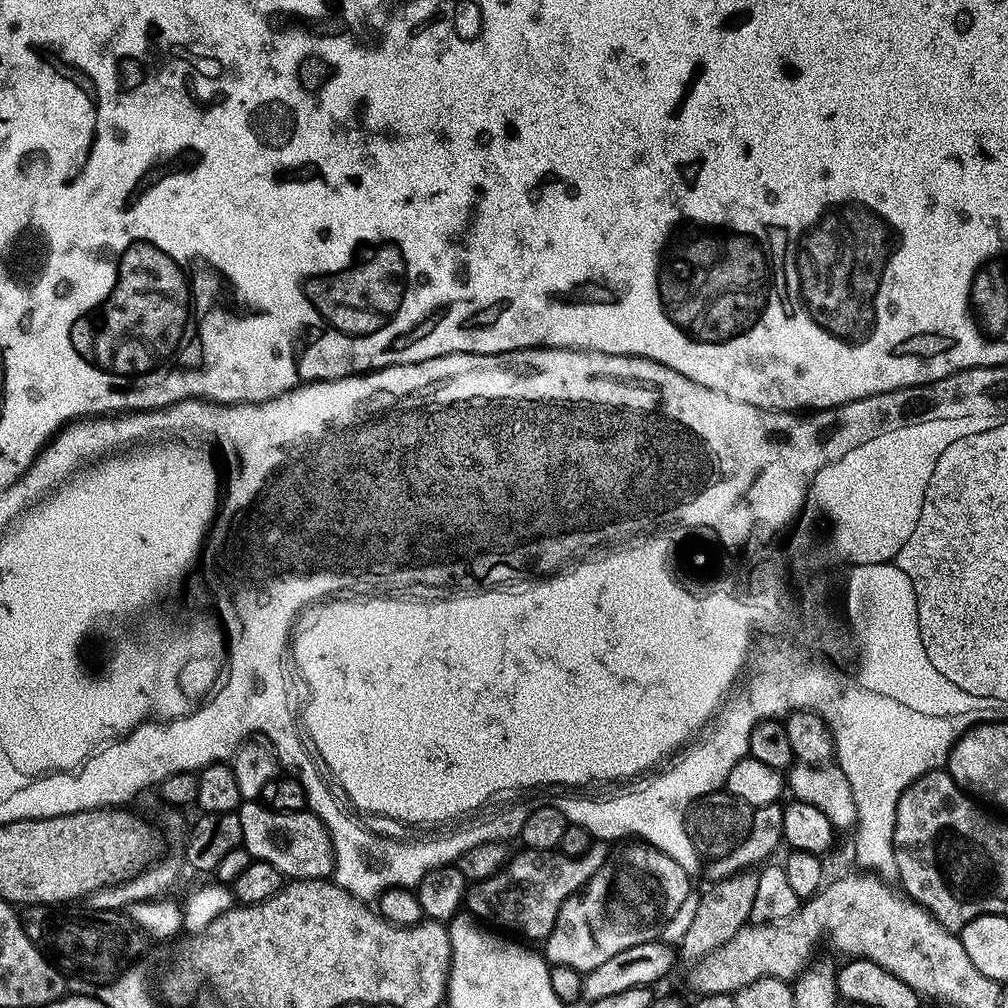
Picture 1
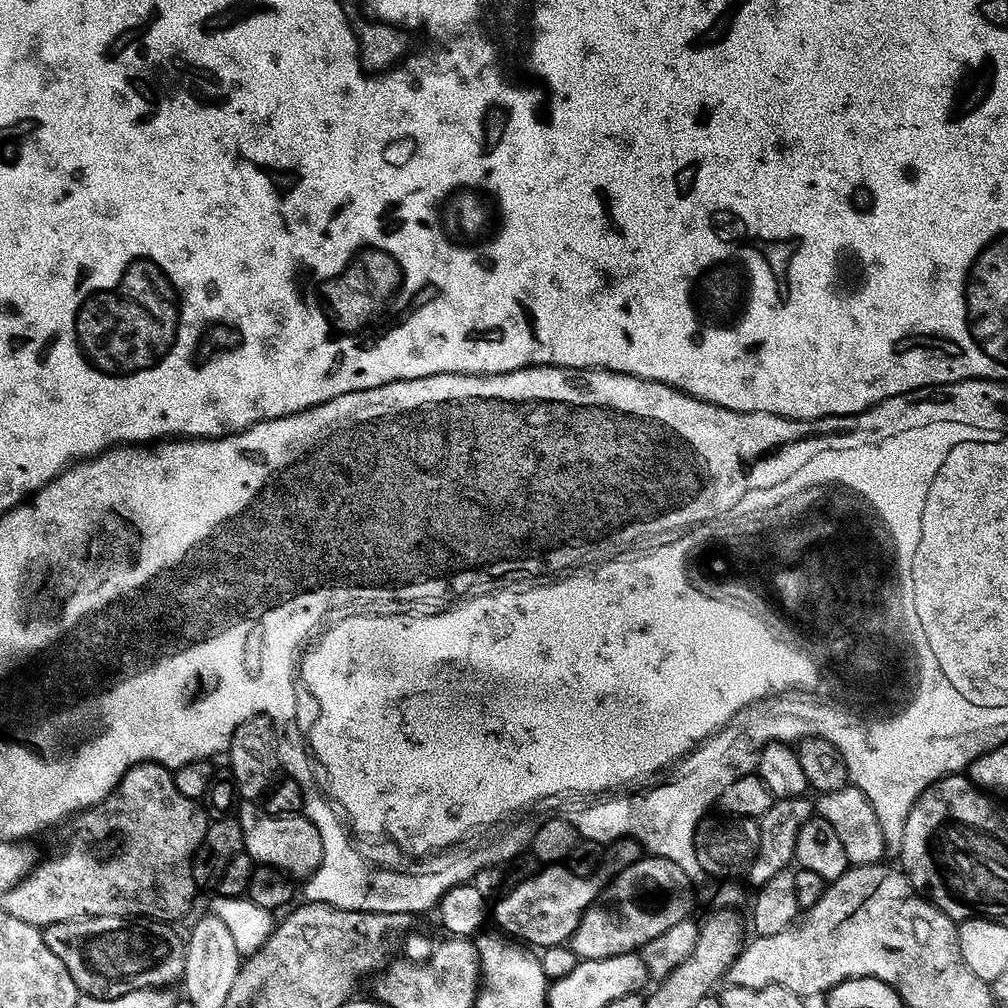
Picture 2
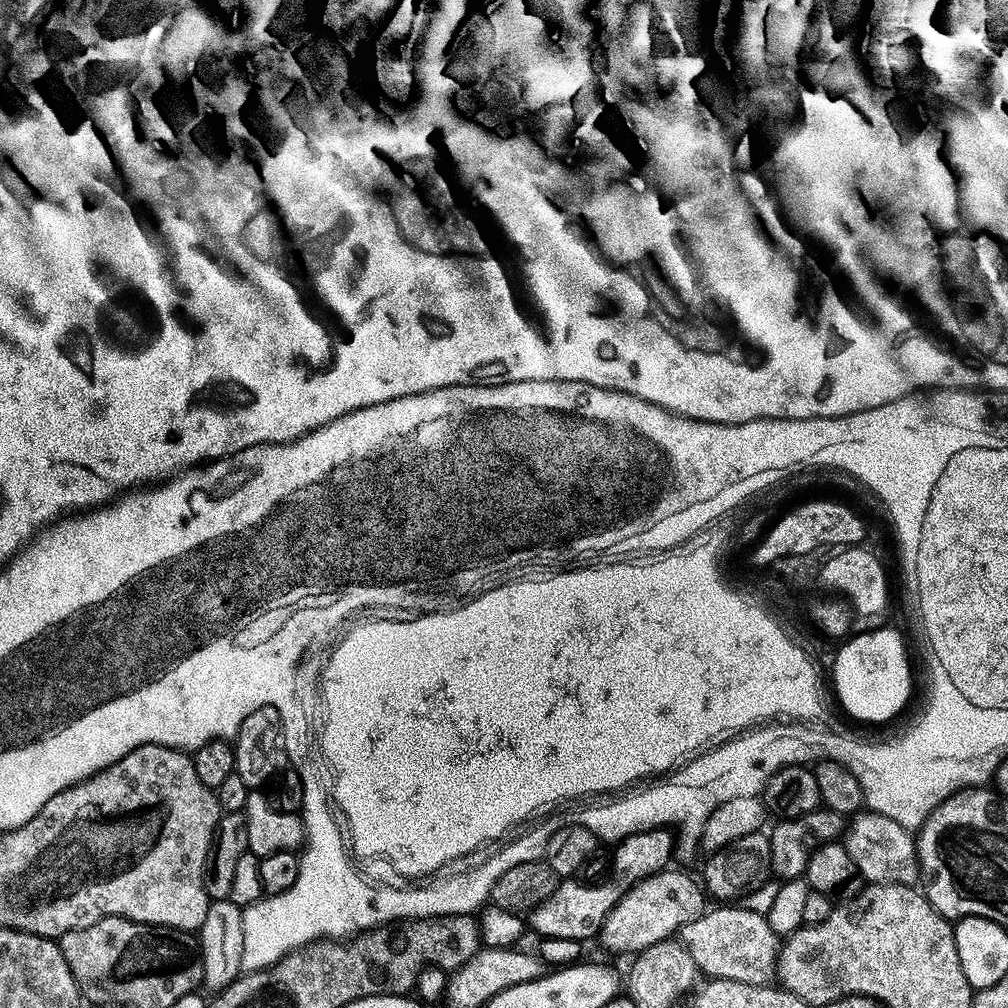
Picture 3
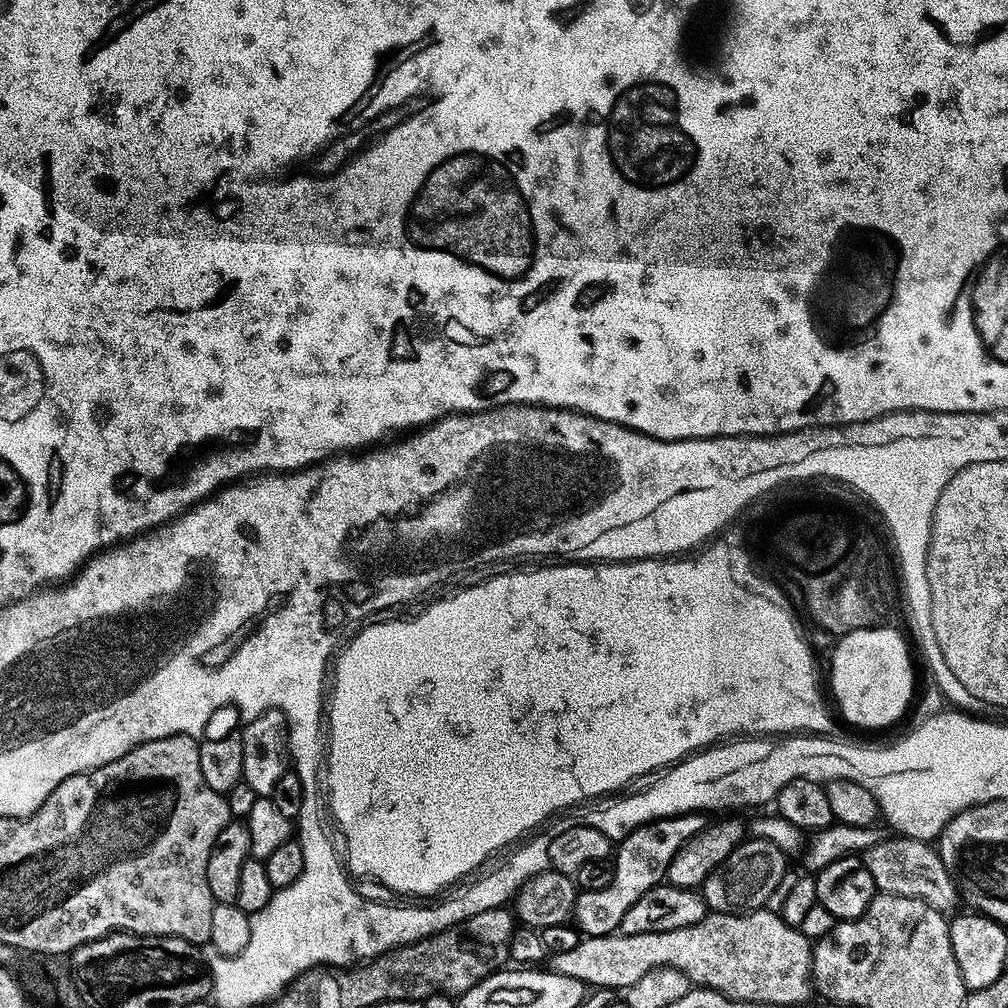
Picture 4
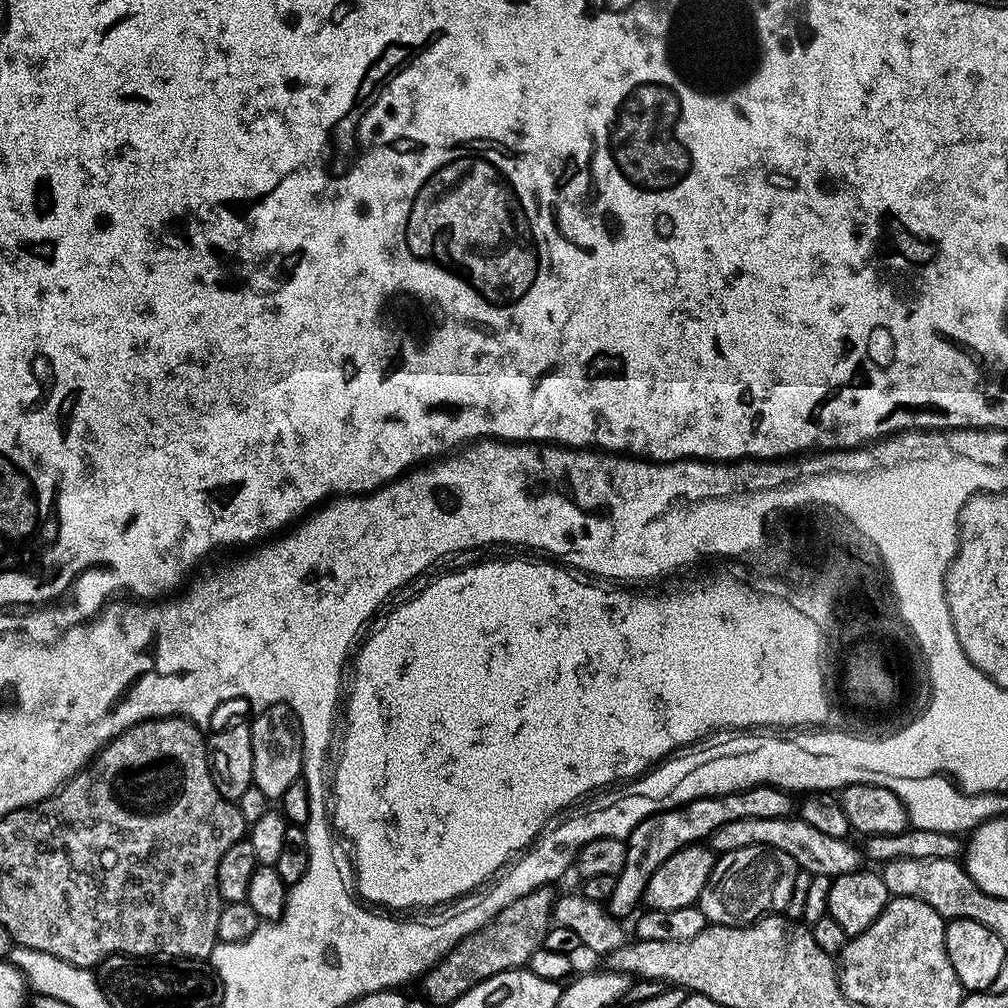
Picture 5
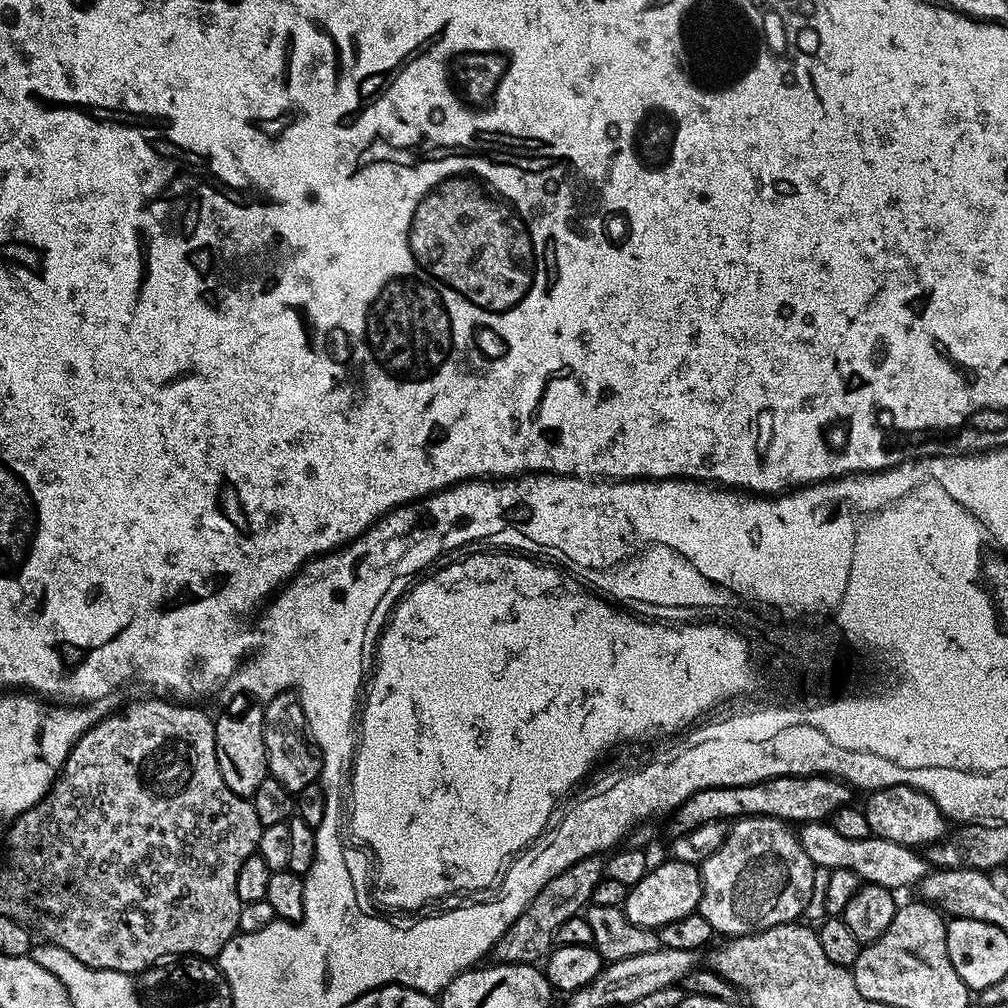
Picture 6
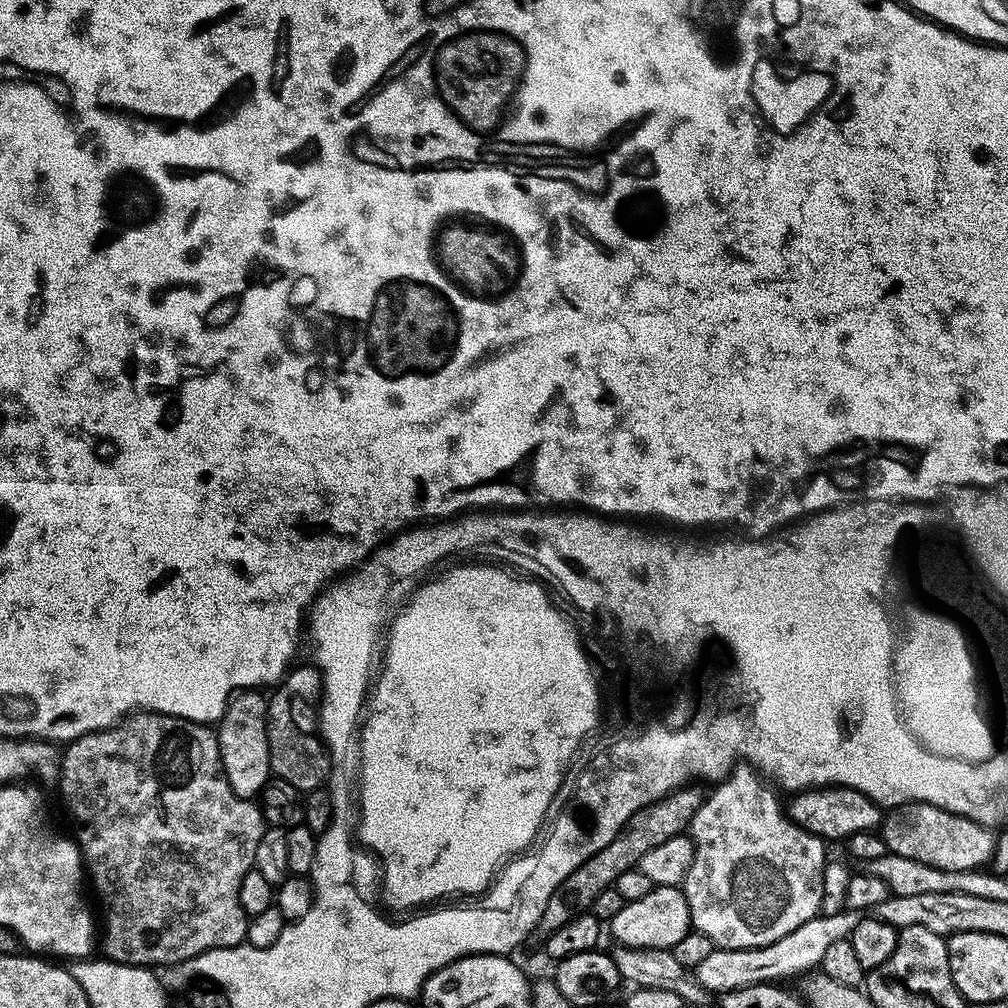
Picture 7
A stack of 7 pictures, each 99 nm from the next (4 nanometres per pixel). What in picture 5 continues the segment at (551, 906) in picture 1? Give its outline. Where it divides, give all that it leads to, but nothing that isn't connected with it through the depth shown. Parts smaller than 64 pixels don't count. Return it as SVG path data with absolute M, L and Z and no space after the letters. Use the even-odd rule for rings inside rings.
M762 784L745 792L735 792L726 796L703 796L701 800L692 800L674 808L665 808L645 818L640 827L632 833L626 844L624 868L615 877L616 885L610 899L611 915L617 918L631 917L644 899L644 891L663 863L676 851L689 844L707 841L726 822L738 822L738 818L782 818L791 817L794 812L794 800L785 789L772 788Z

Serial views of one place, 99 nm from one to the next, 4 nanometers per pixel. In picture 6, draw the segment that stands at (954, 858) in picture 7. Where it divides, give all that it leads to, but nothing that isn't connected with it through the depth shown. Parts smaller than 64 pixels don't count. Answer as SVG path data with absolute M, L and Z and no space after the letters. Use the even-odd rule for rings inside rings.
M899 784L893 788L883 788L873 792L867 799L868 801L863 801L862 807L866 822L870 822L873 836L915 849L919 849L920 844L931 846L945 839L944 831L950 827L949 821L938 805L930 799L927 791L916 786Z

